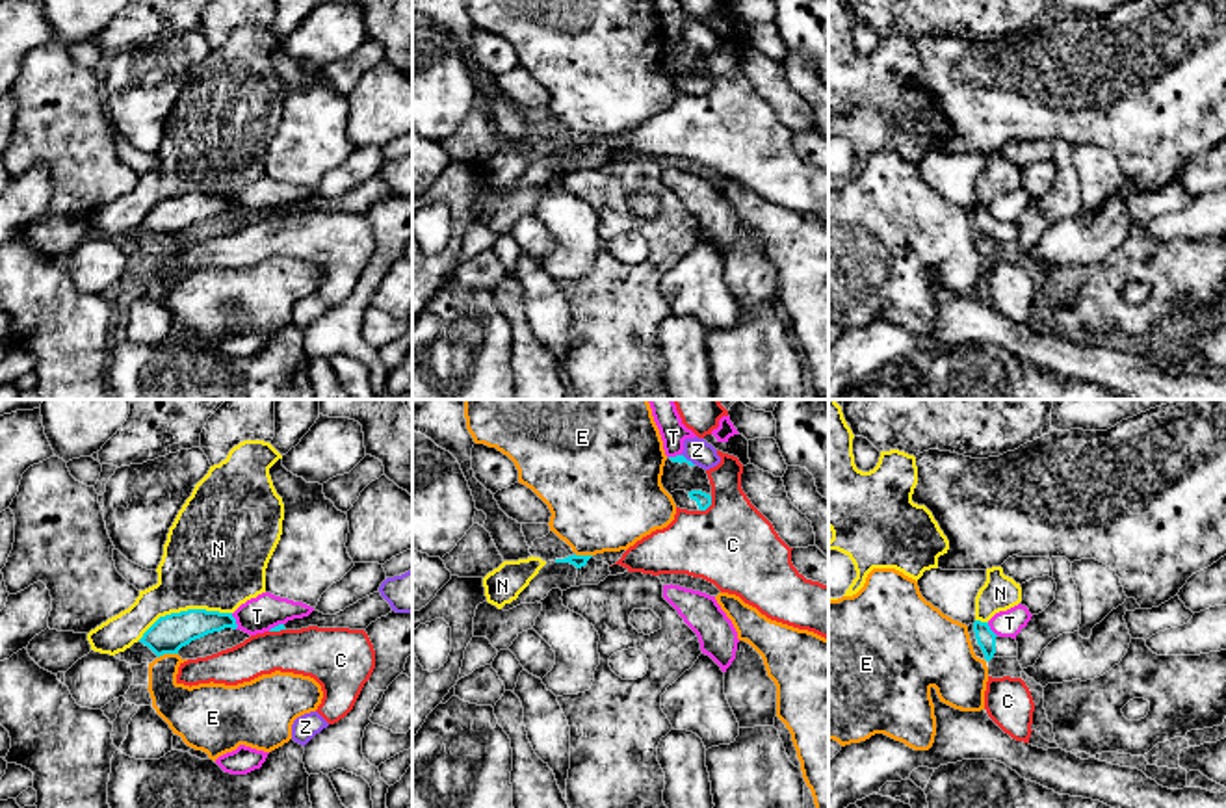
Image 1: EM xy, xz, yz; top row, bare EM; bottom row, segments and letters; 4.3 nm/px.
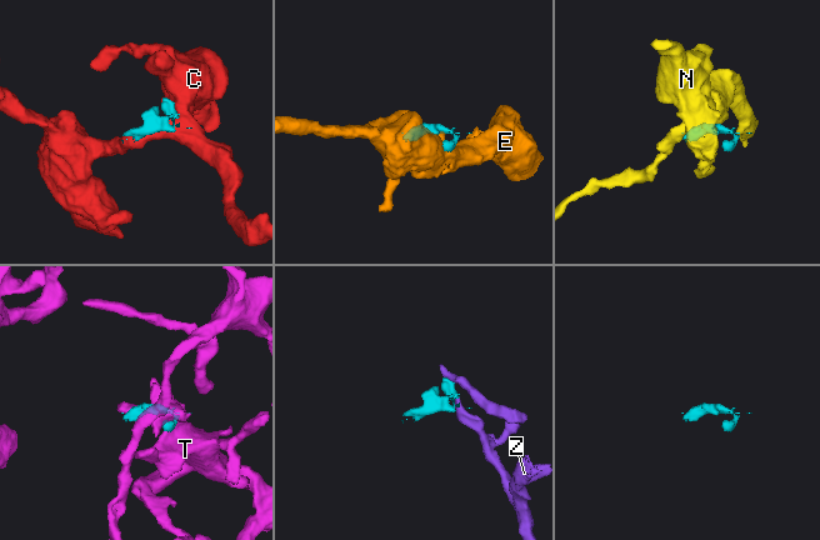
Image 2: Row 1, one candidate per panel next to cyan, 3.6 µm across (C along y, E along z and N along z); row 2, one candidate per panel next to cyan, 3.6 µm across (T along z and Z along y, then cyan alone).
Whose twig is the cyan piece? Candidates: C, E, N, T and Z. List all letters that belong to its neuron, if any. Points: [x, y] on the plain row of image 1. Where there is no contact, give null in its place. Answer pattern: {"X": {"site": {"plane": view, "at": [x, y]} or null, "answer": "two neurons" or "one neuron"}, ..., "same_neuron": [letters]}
{"C": {"site": {"plane": "xz", "at": [708, 90]}, "answer": "two neurons"}, "E": {"site": {"plane": "xy", "at": [168, 236]}, "answer": "two neurons"}, "N": {"site": {"plane": "xy", "at": [184, 195]}, "answer": "two neurons"}, "T": {"site": {"plane": "xy", "at": [234, 205]}, "answer": "two neurons"}, "Z": {"site": {"plane": "xz", "at": [686, 43]}, "answer": "two neurons"}, "same_neuron": []}

